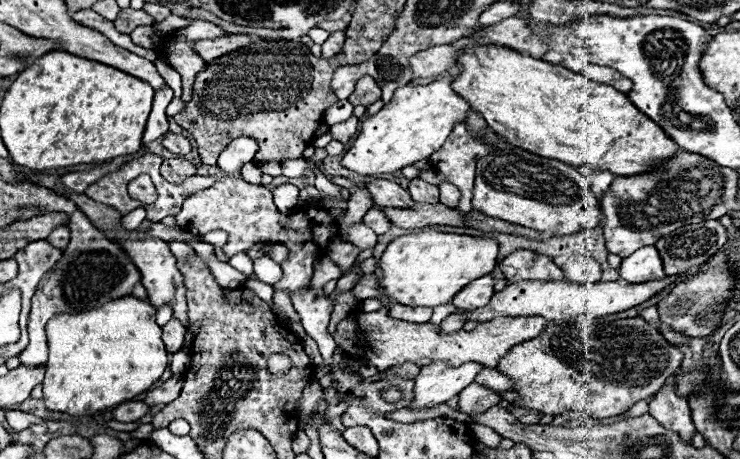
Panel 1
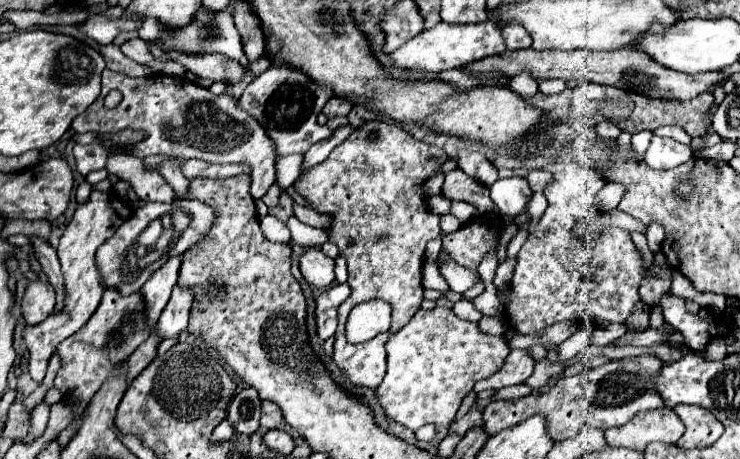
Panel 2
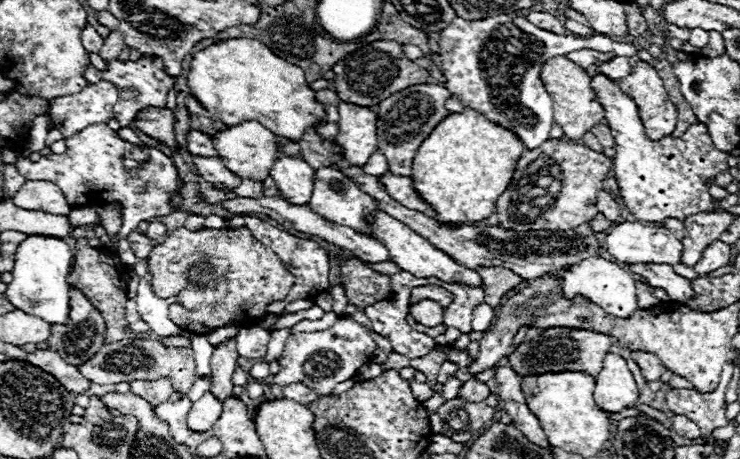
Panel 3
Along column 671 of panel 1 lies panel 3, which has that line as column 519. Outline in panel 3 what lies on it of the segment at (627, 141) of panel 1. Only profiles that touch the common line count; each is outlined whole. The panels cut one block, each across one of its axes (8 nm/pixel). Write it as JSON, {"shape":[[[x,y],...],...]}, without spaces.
{"shape":[[[464,108],[464,112],[448,114],[420,144],[412,164],[412,182],[420,198],[436,210],[438,222],[472,224],[496,212],[496,200],[508,188],[522,150],[526,146],[514,132],[506,132],[480,112]]]}

